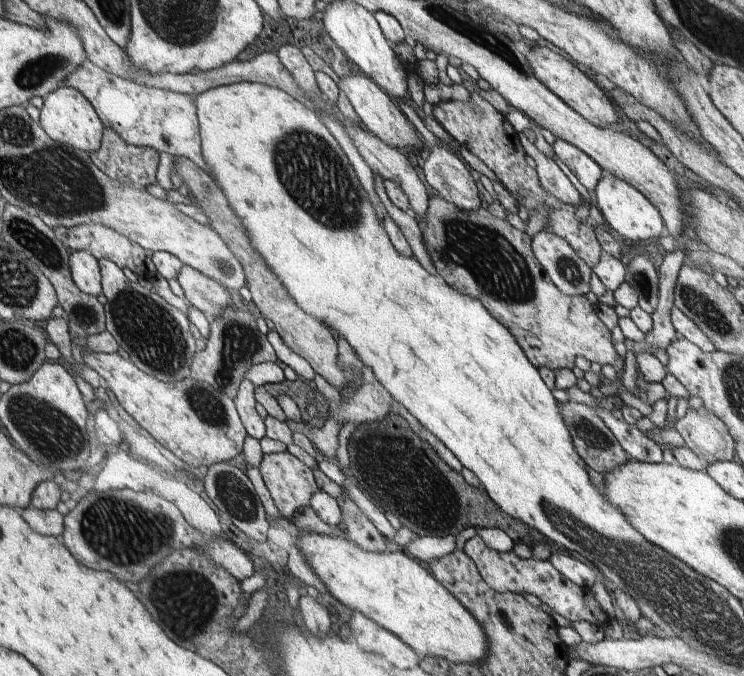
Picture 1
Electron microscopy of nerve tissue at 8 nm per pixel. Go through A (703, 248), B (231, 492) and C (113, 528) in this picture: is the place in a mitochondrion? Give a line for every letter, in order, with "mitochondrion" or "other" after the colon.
A: other
B: mitochondrion
C: mitochondrion

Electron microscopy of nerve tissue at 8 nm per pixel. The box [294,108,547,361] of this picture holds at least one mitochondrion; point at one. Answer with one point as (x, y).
(489, 258)

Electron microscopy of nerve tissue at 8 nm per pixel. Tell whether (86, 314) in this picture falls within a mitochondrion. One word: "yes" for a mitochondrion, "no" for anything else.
yes

